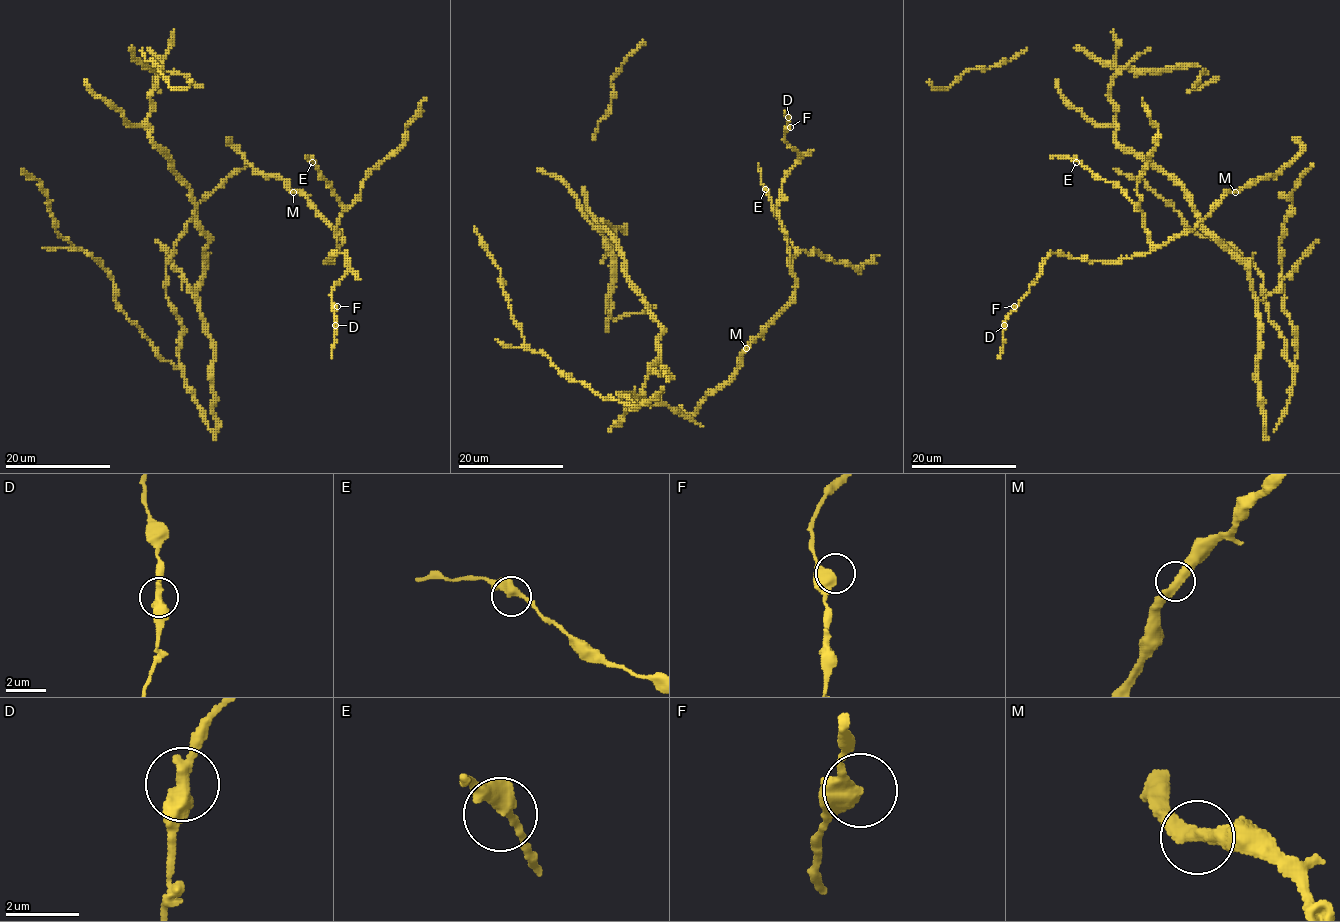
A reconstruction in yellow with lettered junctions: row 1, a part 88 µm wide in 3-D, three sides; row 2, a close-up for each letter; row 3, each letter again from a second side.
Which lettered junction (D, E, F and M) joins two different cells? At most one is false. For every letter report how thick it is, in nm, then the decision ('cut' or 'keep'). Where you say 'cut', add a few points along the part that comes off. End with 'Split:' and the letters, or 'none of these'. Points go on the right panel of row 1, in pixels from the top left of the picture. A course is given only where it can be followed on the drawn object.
D: 420 nm thick; cut; foreign part runs (1005, 325), (998, 359)
E: 400 nm thick; keep
F: 440 nm thick; keep
M: 400 nm thick; keep
Split: D

